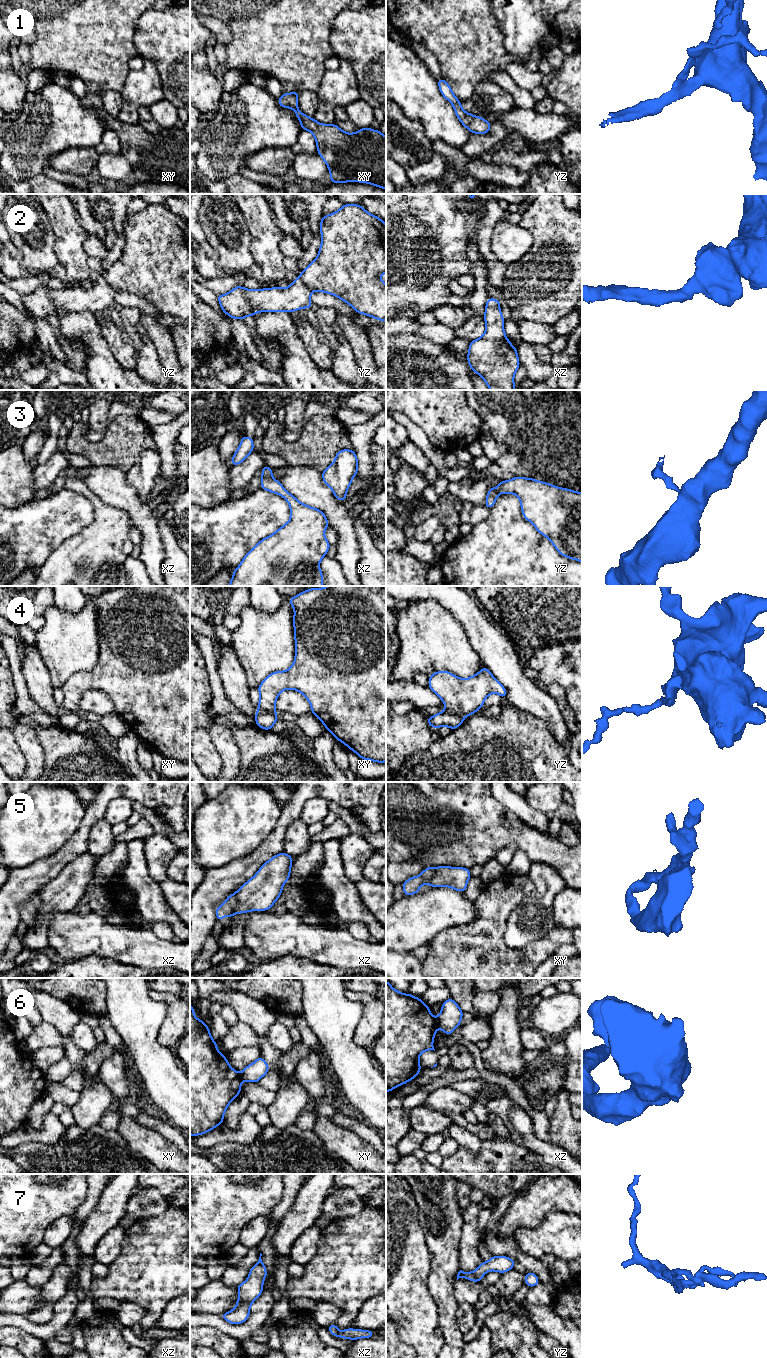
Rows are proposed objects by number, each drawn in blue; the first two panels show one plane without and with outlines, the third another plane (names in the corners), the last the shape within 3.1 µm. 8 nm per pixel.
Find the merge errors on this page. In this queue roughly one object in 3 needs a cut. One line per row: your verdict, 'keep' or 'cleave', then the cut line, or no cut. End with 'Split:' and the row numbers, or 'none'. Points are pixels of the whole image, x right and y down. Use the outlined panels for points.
1: keep | no cut
2: keep | no cut
3: keep | no cut
4: cleave | yz (444, 709), (460, 714), (463, 717)
5: cleave | xz (233, 894), (237, 901), (237, 912)
6: cleave | xz (435, 1019), (438, 1026)
7: keep | no cut
Split: 4, 5, 6

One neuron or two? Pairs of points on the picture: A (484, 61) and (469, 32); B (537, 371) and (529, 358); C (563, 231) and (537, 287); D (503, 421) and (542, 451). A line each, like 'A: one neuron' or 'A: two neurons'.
A: one neuron
B: one neuron
C: one neuron
D: one neuron

